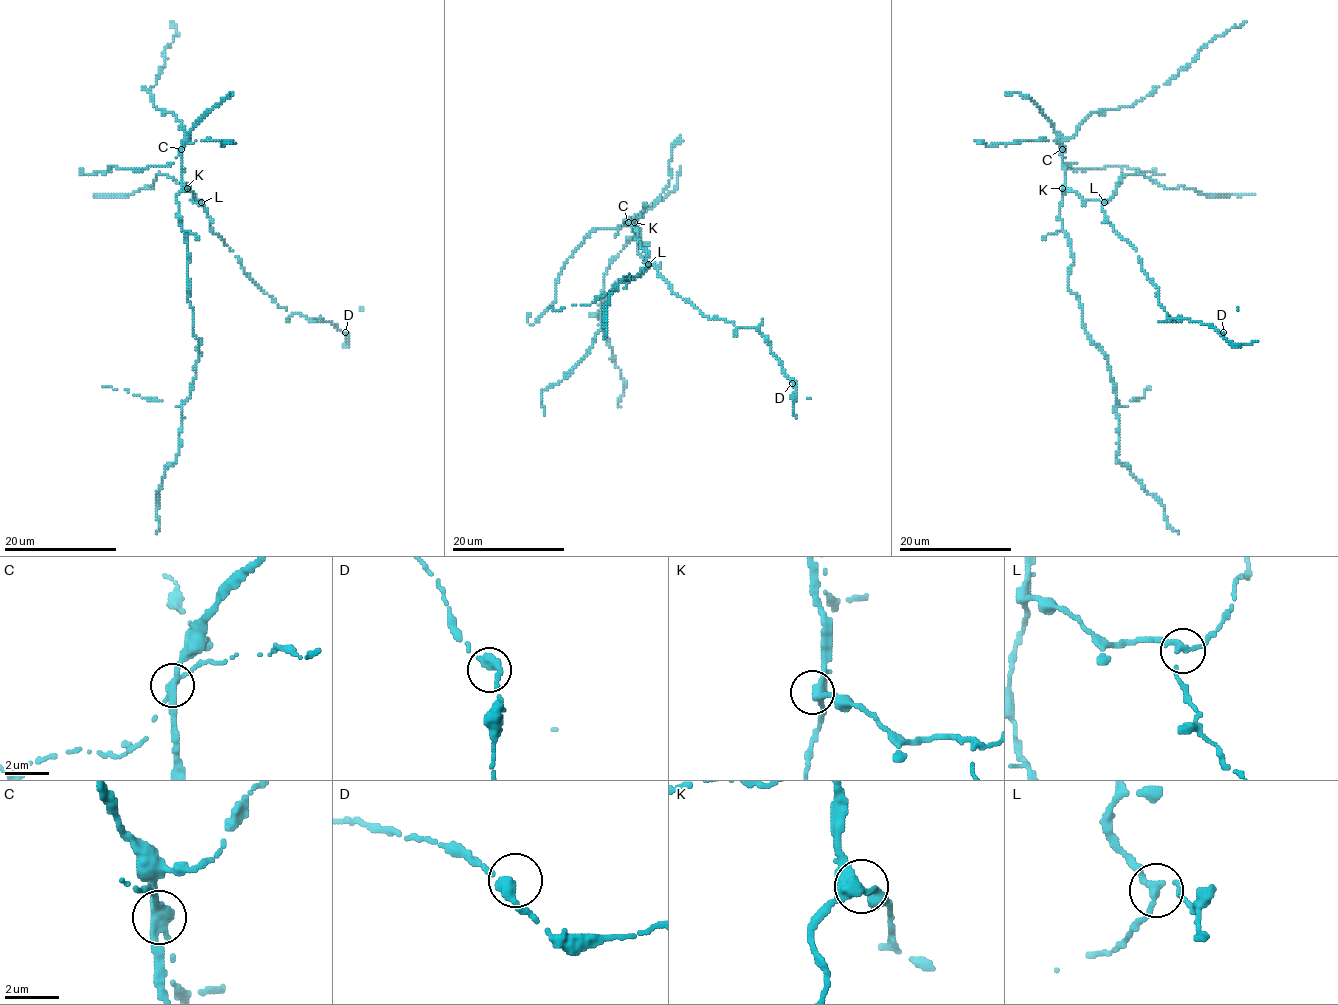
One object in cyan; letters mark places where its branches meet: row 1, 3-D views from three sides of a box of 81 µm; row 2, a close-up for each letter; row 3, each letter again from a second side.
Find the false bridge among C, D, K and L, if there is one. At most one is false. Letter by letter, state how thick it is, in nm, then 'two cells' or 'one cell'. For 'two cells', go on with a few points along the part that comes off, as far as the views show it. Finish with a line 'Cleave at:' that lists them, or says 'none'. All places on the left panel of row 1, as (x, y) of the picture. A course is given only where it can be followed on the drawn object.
C: calibre 320 nm; two cells; course (181, 148), (168, 167), (141, 169), (109, 167), (107, 171), (86, 175), (80, 175), (80, 169)
D: calibre 340 nm; one cell
K: calibre 320 nm; one cell
L: calibre 240 nm; one cell
Cleave at: C

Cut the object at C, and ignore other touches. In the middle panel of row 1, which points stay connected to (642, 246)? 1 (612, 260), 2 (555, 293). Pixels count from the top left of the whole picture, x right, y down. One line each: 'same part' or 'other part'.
1: same part
2: other part

